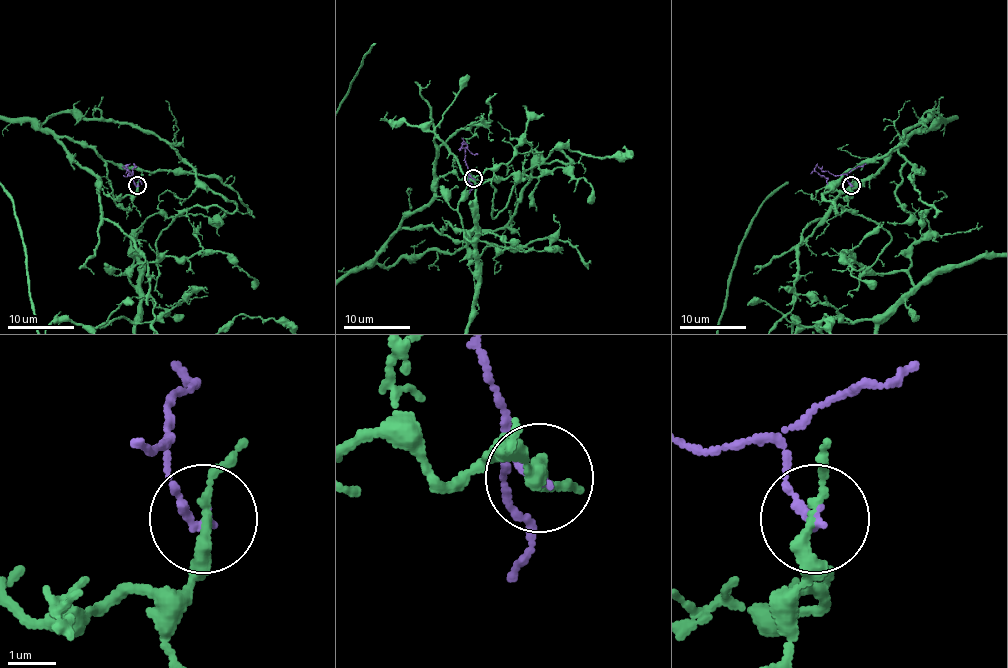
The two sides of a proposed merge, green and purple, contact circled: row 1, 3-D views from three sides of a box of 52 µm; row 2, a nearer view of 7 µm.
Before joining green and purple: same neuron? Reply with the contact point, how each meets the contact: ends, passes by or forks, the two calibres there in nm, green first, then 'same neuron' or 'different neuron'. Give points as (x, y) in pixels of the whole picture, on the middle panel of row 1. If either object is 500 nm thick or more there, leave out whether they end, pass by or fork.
place (473, 178); green passes by; purple ends; calibres 220 and 180 nm; different neuron

